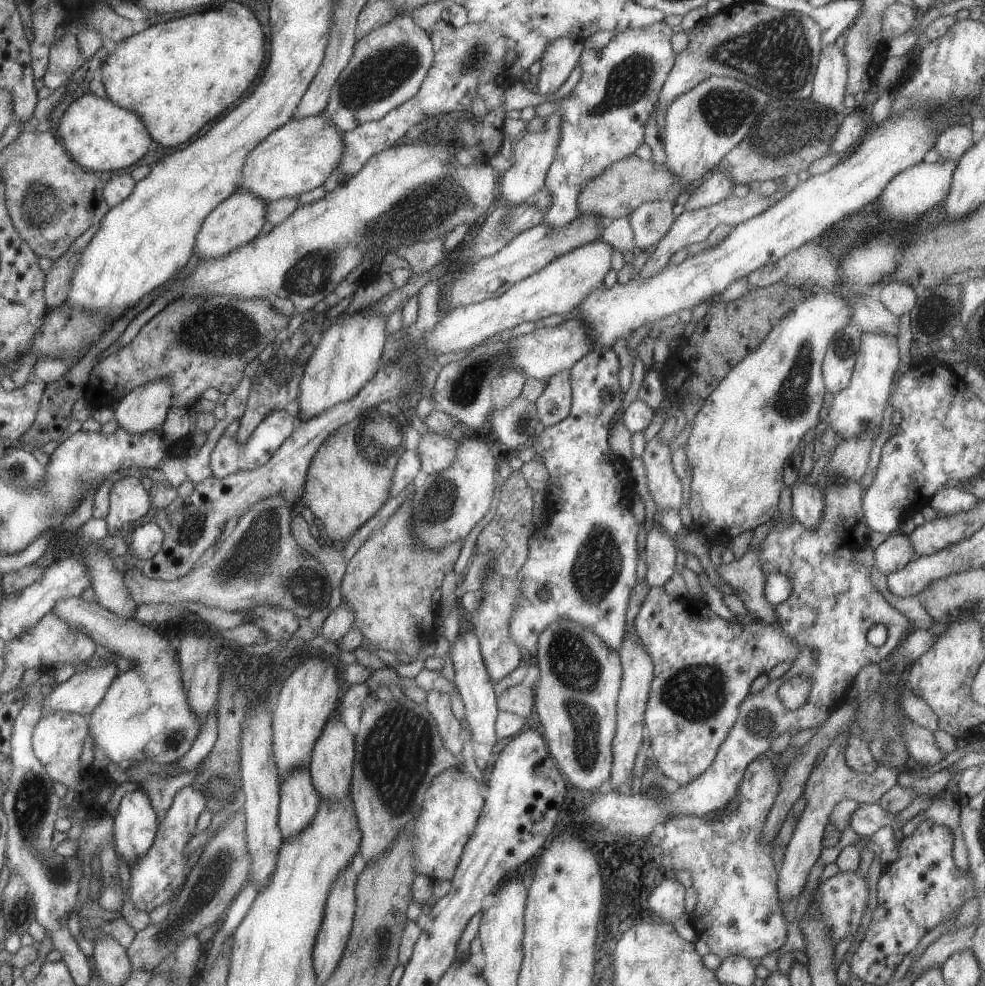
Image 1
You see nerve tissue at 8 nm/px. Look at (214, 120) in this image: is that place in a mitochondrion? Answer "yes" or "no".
no

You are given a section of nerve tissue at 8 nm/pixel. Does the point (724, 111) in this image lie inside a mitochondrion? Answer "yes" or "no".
yes

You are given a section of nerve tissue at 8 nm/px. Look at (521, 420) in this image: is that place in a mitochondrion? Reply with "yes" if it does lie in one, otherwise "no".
yes

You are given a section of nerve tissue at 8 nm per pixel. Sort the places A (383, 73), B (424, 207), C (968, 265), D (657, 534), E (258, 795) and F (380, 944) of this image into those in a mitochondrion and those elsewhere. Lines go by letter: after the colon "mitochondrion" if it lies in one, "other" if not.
A: mitochondrion
B: mitochondrion
C: other
D: other
E: other
F: mitochondrion

